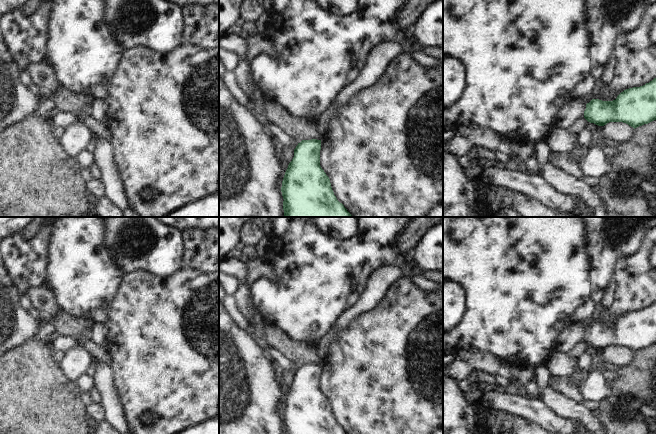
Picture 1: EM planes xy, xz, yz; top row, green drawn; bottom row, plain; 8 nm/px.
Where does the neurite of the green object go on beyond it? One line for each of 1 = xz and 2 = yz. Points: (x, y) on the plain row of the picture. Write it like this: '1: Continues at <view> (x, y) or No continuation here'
1: No continuation here
2: No continuation here

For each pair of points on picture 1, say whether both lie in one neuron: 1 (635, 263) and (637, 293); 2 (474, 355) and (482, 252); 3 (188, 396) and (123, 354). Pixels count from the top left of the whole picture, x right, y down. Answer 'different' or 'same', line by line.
1: same
2: different
3: same

